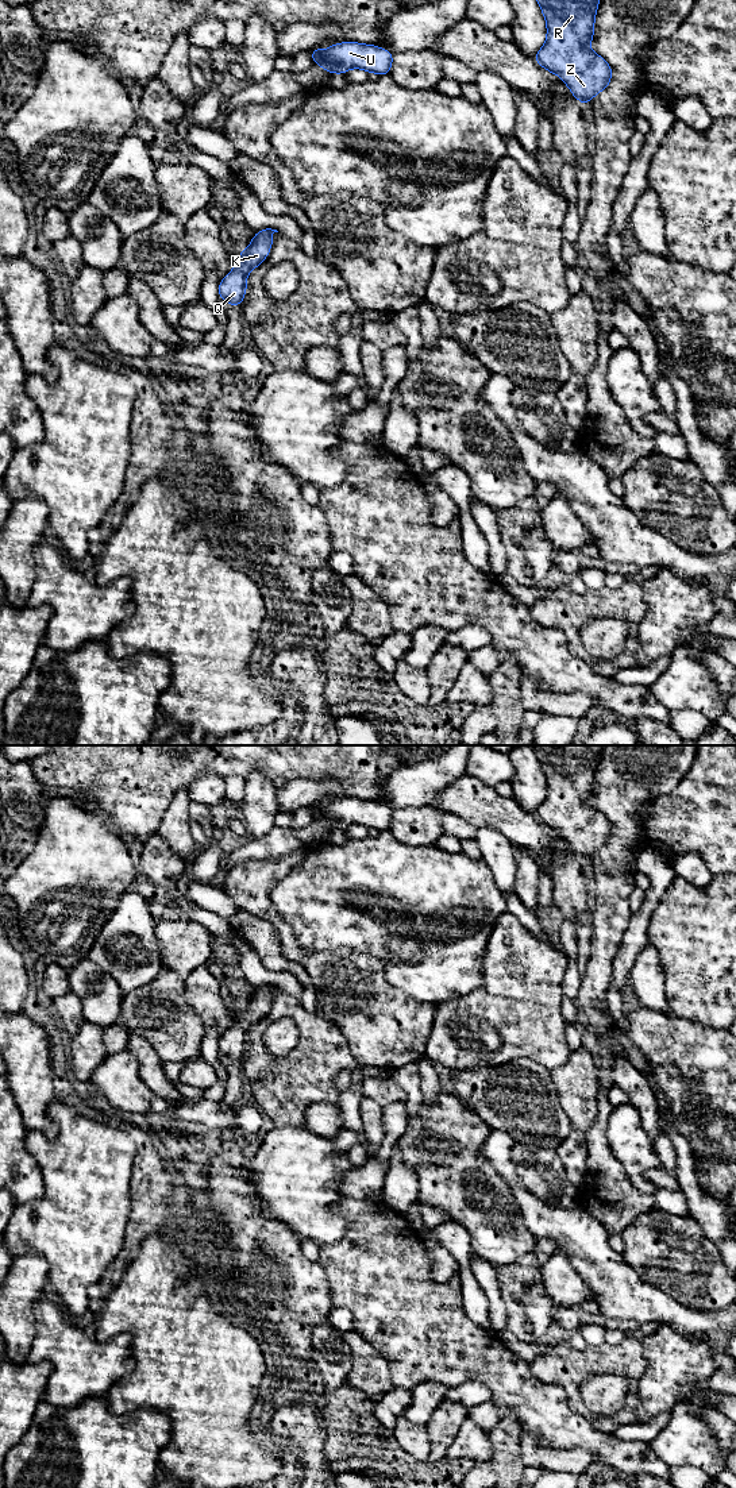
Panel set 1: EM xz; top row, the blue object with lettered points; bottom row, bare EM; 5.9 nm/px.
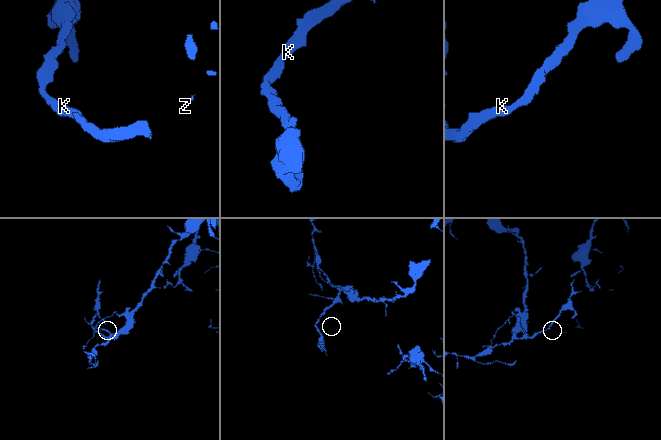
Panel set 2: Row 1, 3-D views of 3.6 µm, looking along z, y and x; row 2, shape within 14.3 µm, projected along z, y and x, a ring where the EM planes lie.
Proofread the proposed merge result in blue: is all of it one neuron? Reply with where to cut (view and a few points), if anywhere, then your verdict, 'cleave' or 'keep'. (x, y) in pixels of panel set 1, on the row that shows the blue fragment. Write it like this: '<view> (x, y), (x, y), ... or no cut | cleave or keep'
no cut | keep

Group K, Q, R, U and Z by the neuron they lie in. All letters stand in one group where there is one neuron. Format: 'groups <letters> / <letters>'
groups K Q R U Z

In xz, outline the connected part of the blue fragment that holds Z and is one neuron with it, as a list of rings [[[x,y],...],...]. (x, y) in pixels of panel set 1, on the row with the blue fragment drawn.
[[[537,0],[547,22],[547,41],[533,58],[558,74],[583,105],[612,80],[612,68],[587,47],[598,1]]]

